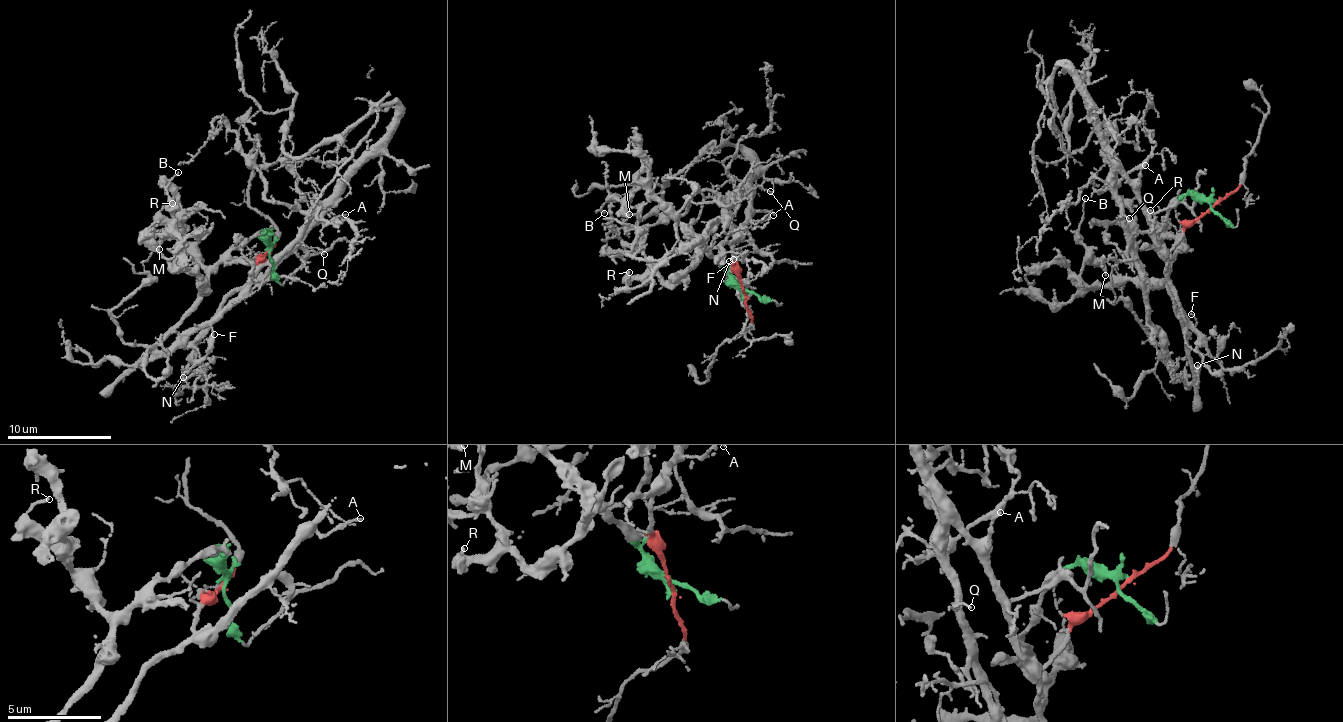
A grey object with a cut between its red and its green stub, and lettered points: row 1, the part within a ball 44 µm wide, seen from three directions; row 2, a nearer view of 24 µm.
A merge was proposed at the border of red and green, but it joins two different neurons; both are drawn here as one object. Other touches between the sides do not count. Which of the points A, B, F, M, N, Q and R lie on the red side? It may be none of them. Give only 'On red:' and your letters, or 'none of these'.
On red: A, F, N, Q

